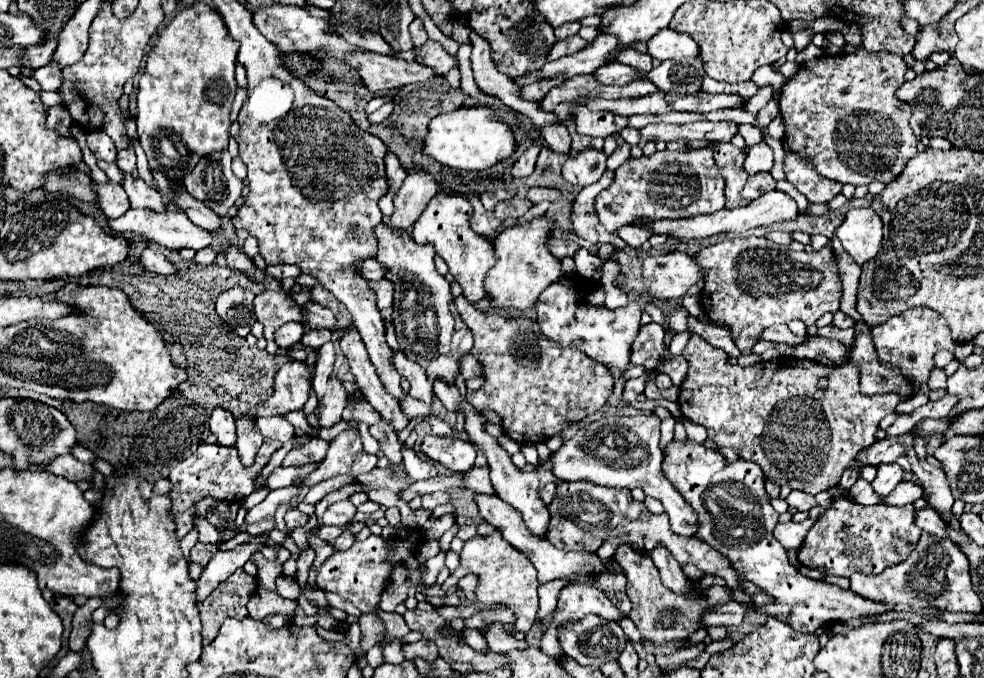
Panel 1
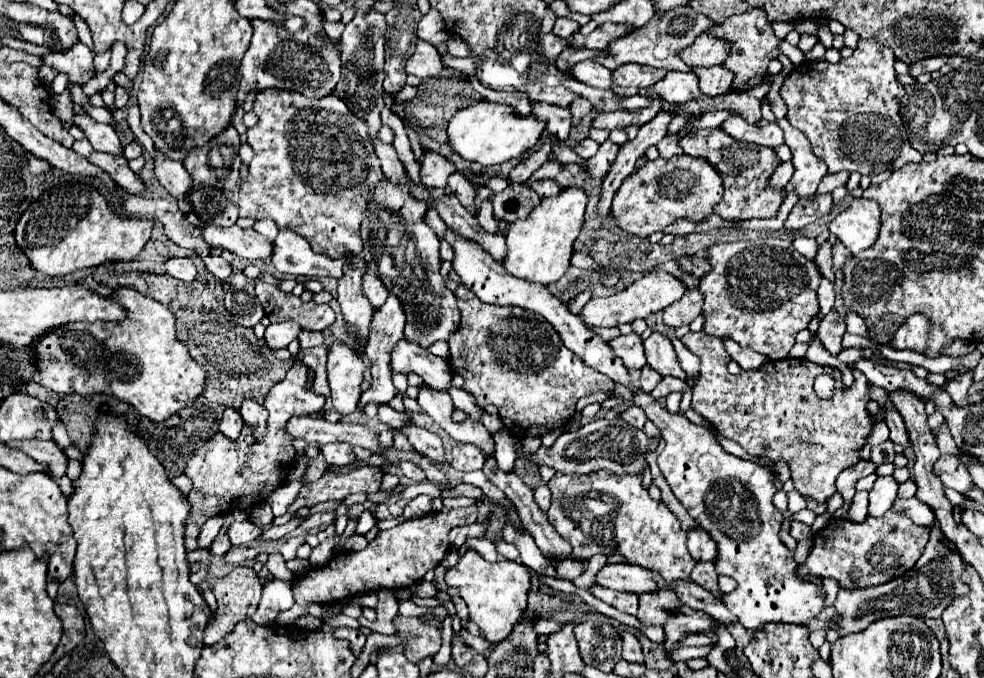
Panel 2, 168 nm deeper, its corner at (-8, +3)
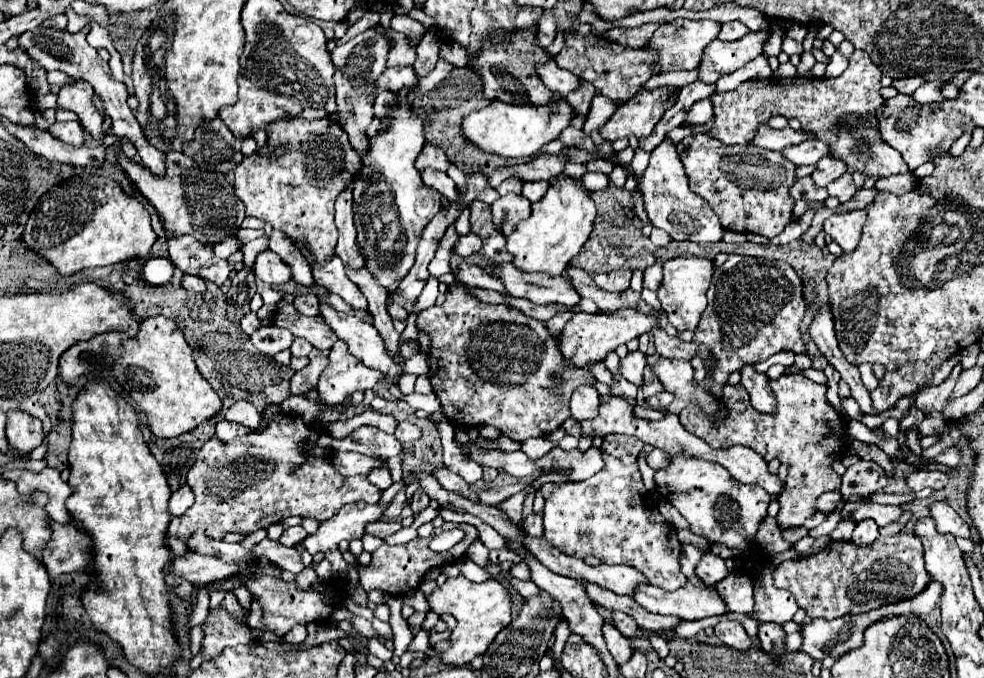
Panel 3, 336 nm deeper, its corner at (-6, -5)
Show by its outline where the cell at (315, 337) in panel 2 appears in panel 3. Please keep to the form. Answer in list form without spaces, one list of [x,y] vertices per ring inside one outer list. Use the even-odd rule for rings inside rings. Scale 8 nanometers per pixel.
[[[295,339],[291,345],[293,357],[307,357],[311,351],[313,351],[313,345],[309,345],[309,341],[305,339]]]

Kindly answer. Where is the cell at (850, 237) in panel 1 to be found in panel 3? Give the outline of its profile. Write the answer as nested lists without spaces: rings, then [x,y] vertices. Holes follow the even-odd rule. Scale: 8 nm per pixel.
[[[865,209],[845,211],[841,215],[831,215],[825,221],[825,229],[823,231],[827,235],[831,235],[831,239],[843,249],[843,253],[851,253],[853,249],[857,249],[865,219],[867,219]]]

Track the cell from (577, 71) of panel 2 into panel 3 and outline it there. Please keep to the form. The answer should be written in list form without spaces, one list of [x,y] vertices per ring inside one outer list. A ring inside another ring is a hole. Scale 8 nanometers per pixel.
[[[549,61],[545,65],[539,65],[537,67],[537,73],[541,77],[541,81],[555,93],[567,97],[569,93],[577,91],[581,87],[581,77],[577,77],[575,73],[569,73],[567,69],[561,69],[557,67],[555,61]]]

